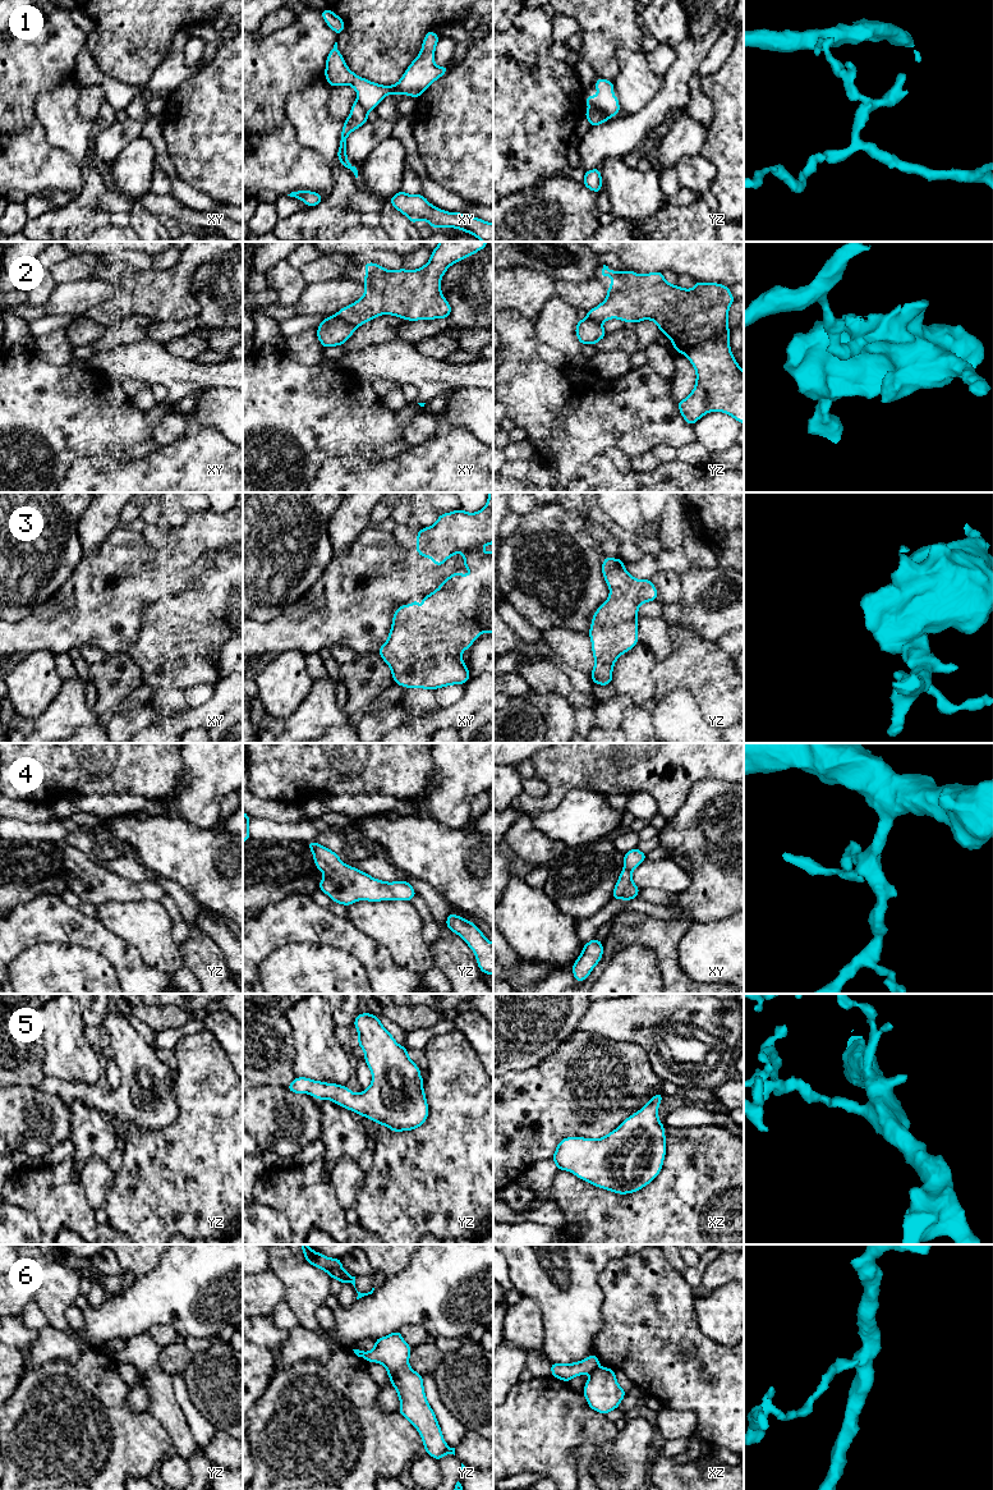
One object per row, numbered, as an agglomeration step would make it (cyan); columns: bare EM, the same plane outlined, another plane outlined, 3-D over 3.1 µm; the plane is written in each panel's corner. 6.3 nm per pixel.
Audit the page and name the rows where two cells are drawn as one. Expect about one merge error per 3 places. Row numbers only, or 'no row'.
1, 2, 6

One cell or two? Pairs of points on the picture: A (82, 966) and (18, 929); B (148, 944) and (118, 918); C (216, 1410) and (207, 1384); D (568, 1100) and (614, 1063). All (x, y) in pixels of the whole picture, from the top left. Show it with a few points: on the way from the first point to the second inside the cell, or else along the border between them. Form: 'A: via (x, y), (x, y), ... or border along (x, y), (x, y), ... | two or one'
A: border along (73, 944), (38, 943), (24, 949), (17, 957) | two
B: via (141, 936), (125, 921) | one
C: via (216, 1403), (216, 1393), (214, 1390) | one
D: via (579, 1091), (593, 1083), (602, 1074) | one

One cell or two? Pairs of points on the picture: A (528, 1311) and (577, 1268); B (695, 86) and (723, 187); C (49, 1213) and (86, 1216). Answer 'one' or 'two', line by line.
A: two
B: two
C: one

